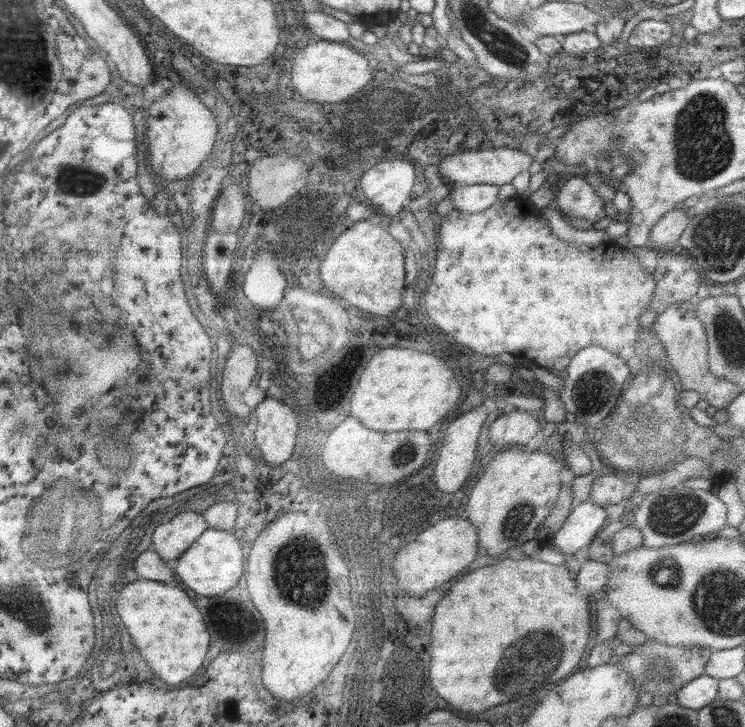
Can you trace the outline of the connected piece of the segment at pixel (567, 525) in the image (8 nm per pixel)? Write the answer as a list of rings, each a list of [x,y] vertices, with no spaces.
[[[589,498],[581,504],[572,505],[562,526],[552,536],[552,547],[564,559],[577,557],[596,539],[603,522],[603,507],[593,504]]]

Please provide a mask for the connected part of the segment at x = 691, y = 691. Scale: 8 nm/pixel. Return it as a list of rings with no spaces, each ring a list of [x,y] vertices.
[[[698,676],[676,692],[676,704],[681,708],[698,711],[716,697],[717,685],[718,680],[710,676]]]

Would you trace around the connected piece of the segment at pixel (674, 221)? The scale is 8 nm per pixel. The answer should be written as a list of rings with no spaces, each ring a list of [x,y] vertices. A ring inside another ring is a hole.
[[[683,208],[665,212],[649,229],[648,245],[652,247],[661,246],[661,244],[667,247],[675,245],[689,219],[683,212]]]

